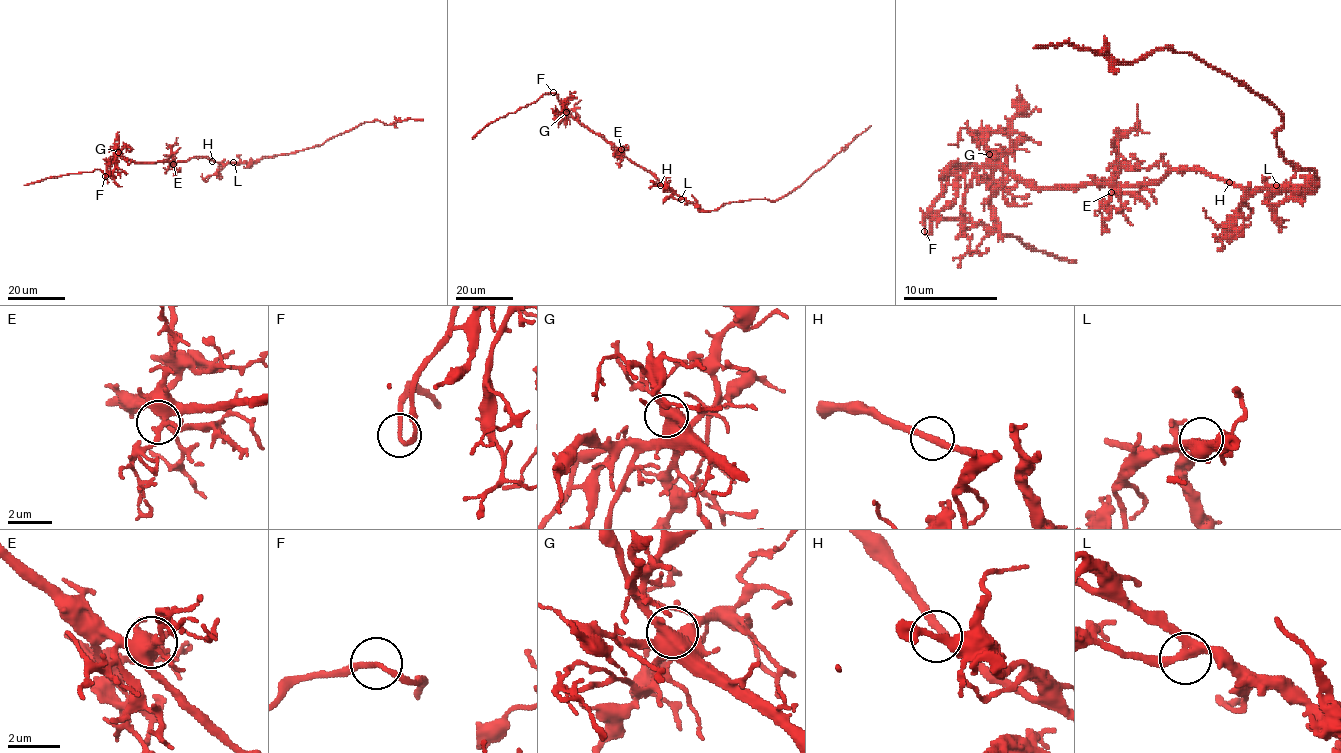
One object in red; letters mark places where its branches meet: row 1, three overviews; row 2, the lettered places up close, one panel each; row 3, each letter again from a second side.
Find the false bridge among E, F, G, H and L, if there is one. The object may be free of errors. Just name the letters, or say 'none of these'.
none of these

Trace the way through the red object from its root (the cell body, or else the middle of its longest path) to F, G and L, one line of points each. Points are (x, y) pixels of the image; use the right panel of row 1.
F: (1225, 182), (1201, 170), (1170, 170), (1144, 185), (1031, 187), (998, 168), (965, 166), (948, 177), (925, 232)
G: (1225, 182), (1201, 170), (1170, 170), (1161, 180), (1144, 185), (1031, 187), (1007, 173), (989, 154)
L: (1225, 182), (1248, 189), (1267, 189), (1276, 185)

